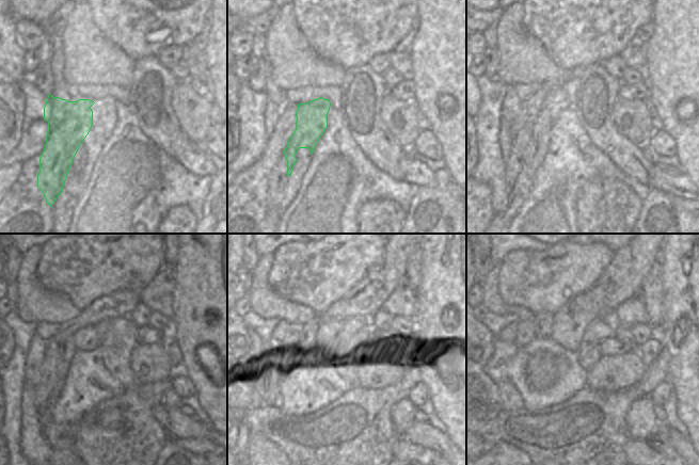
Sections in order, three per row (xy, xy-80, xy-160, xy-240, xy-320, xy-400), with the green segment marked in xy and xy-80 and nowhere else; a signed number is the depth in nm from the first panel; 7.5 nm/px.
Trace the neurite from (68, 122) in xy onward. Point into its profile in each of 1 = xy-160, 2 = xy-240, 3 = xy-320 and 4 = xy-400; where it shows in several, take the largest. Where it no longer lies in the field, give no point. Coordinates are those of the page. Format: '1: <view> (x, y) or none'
1: xy-160 (556, 101)
2: xy-240 (85, 338)
3: xy-320 (328, 334)
4: xy-400 (570, 321)

